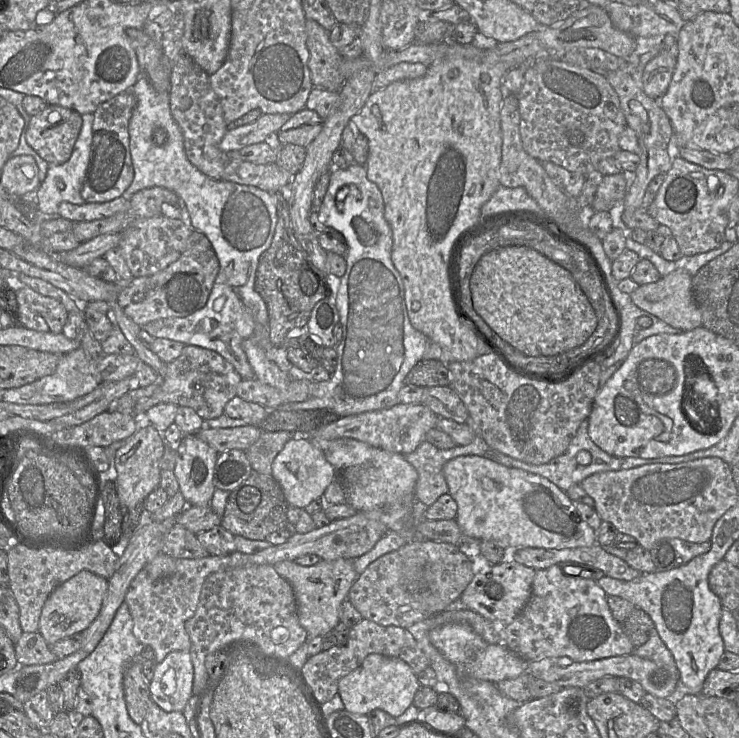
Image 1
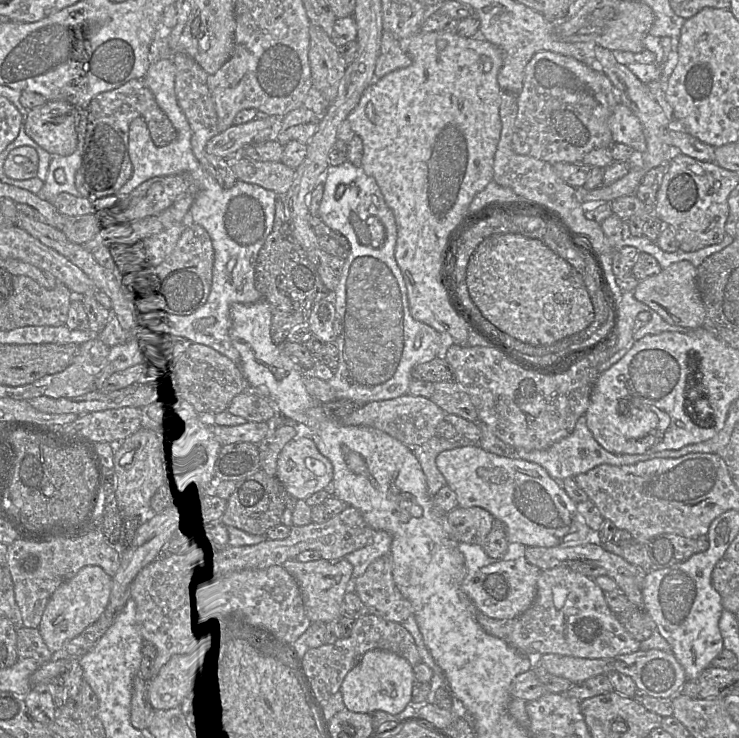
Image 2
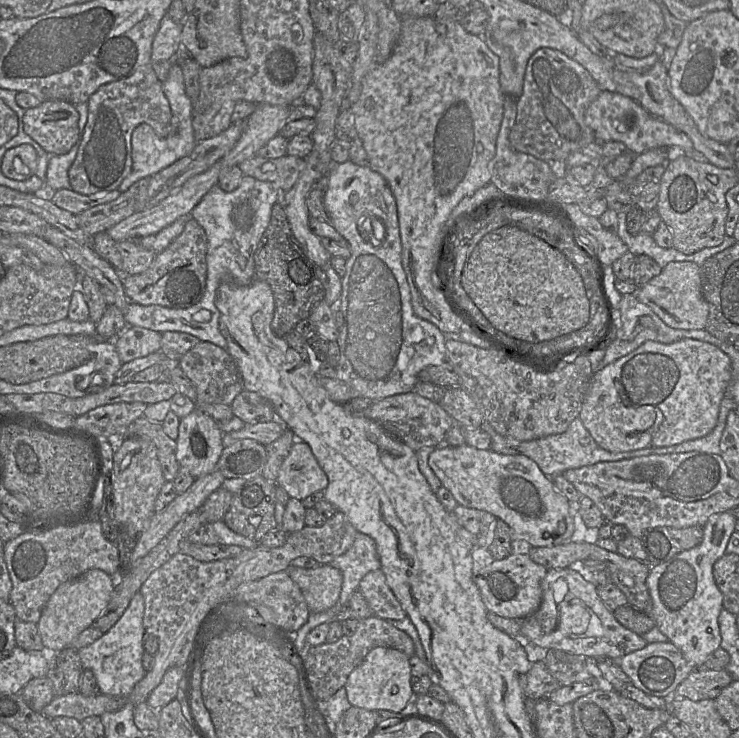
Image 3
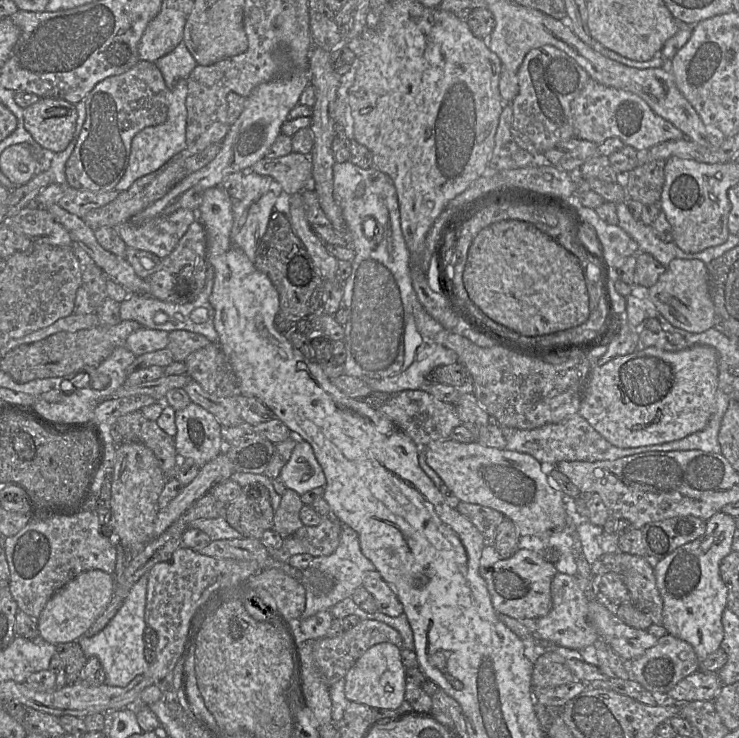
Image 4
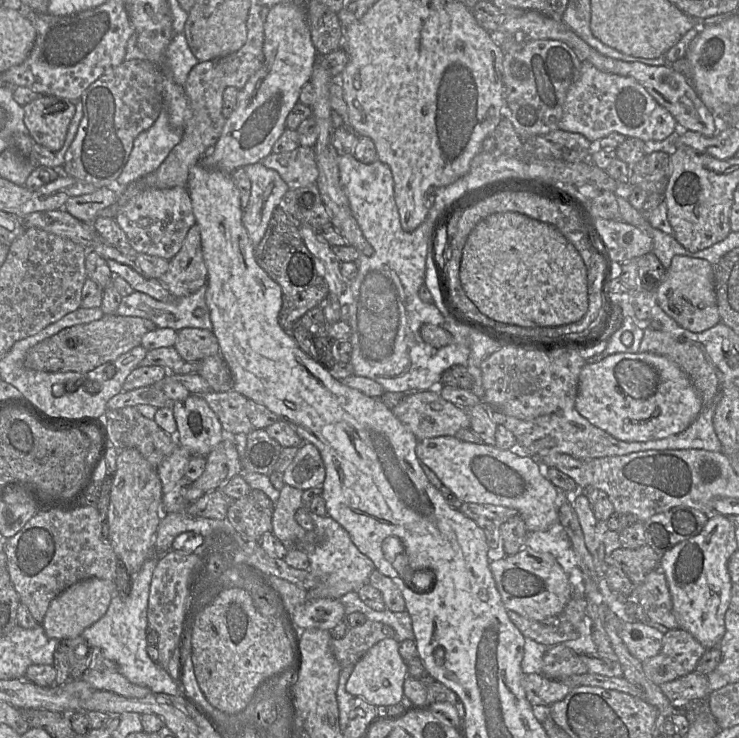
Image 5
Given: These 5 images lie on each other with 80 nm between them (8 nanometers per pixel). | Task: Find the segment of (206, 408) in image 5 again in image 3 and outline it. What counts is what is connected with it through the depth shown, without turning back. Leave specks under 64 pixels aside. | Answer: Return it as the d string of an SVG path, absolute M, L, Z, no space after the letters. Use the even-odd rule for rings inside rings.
M196 408L180 419L176 459L195 479L216 469L223 449L223 432L211 416Z

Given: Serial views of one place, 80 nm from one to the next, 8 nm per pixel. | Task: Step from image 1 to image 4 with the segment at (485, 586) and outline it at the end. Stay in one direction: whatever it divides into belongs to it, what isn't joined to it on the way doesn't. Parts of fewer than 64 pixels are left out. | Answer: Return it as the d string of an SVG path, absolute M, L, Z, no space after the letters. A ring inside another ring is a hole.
M518 549L512 556L479 569L490 594L493 608L498 614L531 620L543 617L551 610L551 582L557 572L555 565L548 562L541 553L528 549Z

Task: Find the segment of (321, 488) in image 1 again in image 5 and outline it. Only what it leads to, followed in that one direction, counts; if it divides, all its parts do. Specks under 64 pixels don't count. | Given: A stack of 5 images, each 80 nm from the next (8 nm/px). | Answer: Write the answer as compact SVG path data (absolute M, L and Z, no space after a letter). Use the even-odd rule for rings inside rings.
M303 443L291 464L283 472L284 483L300 490L321 487L326 476L323 459L318 448Z

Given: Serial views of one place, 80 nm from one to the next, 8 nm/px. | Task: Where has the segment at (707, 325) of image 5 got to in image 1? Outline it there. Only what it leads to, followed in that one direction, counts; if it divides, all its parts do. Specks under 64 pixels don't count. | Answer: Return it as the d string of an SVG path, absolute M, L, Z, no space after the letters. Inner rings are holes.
M677 269L655 283L639 286L629 296L638 308L656 316L671 327L683 332L691 331L702 326L702 315L692 296L692 278L685 269Z

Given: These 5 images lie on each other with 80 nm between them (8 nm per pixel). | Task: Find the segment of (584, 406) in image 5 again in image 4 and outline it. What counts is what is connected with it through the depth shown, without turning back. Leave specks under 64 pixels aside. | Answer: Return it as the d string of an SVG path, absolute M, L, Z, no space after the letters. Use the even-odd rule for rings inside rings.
M695 345L678 352L649 347L619 356L591 369L581 398L580 414L602 437L618 448L637 448L680 440L703 430L715 411L718 354L711 346Z

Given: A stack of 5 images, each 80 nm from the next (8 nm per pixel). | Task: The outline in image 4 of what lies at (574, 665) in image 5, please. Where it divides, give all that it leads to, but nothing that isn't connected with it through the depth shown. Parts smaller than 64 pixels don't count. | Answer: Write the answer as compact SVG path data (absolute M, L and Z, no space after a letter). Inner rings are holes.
M550 651L541 655L534 662L532 669L532 695L533 689L550 688L575 682L573 675L564 665L550 659Z

